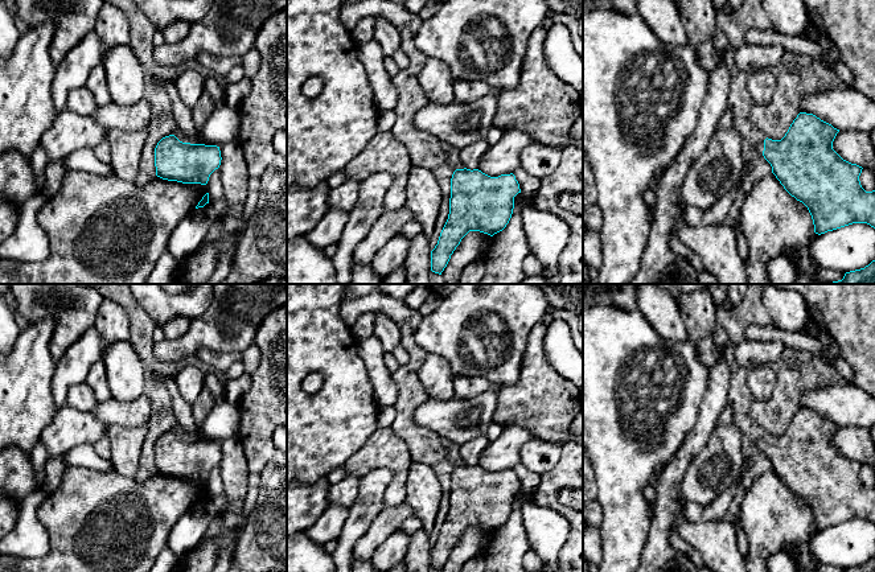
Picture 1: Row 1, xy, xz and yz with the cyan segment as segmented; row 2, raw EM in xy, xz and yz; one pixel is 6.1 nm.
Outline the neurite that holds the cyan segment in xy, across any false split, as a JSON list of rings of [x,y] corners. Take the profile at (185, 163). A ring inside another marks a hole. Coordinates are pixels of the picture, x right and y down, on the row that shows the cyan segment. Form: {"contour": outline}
{"contour": [[[174,135],[163,137],[155,148],[156,176],[182,184],[206,185],[221,160],[219,147],[182,143]]]}

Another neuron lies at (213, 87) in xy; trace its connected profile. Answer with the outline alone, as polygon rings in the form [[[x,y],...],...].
[[[209,75],[205,82],[205,90],[215,106],[225,104],[225,90],[214,75]]]

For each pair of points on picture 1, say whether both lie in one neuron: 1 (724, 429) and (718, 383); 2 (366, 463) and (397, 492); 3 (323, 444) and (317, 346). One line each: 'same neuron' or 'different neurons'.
1: different neurons
2: same neuron
3: same neuron

